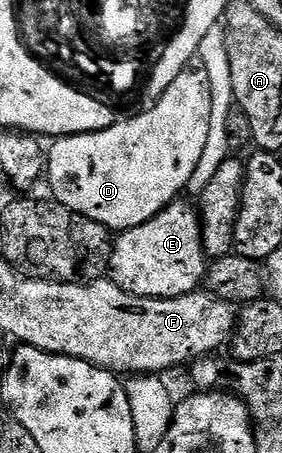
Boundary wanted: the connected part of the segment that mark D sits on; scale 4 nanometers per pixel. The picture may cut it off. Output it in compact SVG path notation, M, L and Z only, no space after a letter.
M202 67L183 69L177 75L177 79L173 79L173 83L169 83L167 90L159 96L158 101L150 109L144 109L137 116L131 117L127 121L119 121L116 125L111 125L108 129L102 129L96 133L75 133L71 137L61 137L52 140L45 153L45 181L46 184L51 184L50 196L54 200L61 202L65 207L69 207L73 211L77 211L81 215L101 223L106 229L122 231L132 229L133 227L141 227L141 223L153 219L166 205L172 204L178 198L175 197L178 193L182 194L186 190L189 179L193 175L193 171L196 169L201 157L201 151L204 150L205 139L209 137L210 122L211 92L207 82L207 72Z

